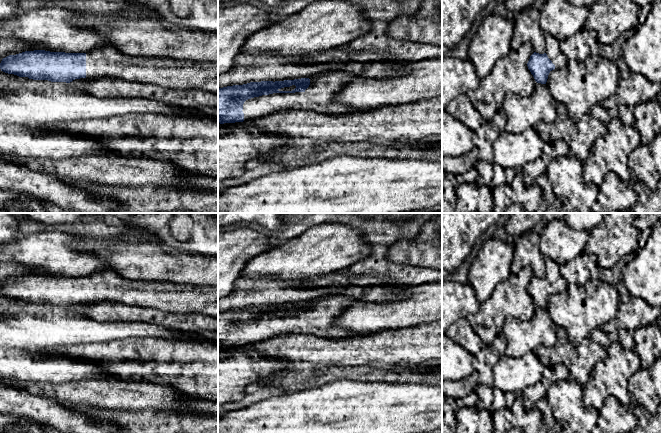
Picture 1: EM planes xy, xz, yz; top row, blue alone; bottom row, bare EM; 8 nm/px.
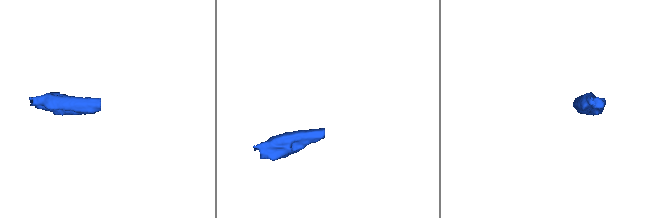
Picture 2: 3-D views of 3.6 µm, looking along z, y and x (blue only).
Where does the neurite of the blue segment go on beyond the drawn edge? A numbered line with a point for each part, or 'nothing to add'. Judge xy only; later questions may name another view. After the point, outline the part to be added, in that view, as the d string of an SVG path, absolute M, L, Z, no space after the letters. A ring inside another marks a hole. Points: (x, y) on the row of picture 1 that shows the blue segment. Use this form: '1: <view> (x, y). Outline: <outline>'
1: xy (106, 61). Outline: M112 45L86 52L86 78L102 77L156 84L166 90L198 88L218 94L218 63L131 57Z

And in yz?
1: yz (553, 51). Outline: M545 33L546 54L555 65L555 69L563 69L567 66L567 58L560 50L560 42L557 38L549 33Z

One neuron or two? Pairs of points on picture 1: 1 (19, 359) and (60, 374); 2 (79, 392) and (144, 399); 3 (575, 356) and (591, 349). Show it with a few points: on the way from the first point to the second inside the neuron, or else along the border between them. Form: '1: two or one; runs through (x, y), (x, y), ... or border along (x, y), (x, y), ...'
1: one; runs through (29, 367), (50, 368)
2: one; runs through (95, 393), (128, 396)
3: one; runs through (579, 356), (584, 356), (587, 353)

